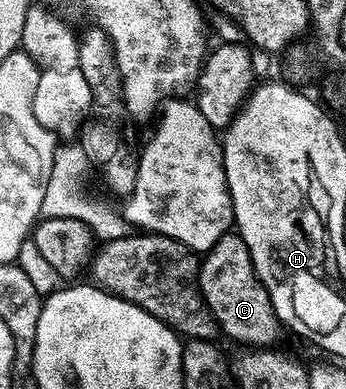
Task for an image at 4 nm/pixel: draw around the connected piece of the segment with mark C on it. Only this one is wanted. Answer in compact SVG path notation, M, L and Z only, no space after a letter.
M236 232L223 234L203 258L198 293L212 314L219 333L236 342L248 342L244 344L253 344L258 348L273 343L270 341L275 338L278 329L276 313L266 288L254 272L254 264L240 235Z

